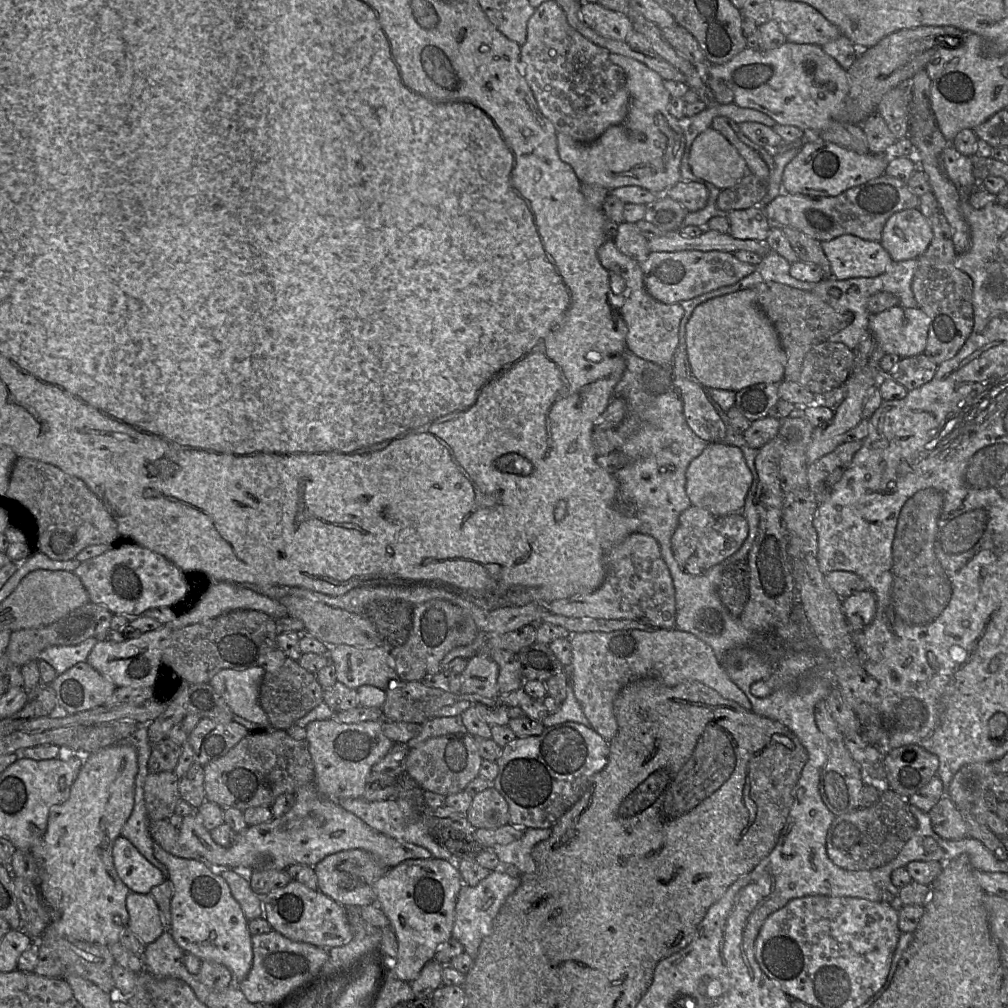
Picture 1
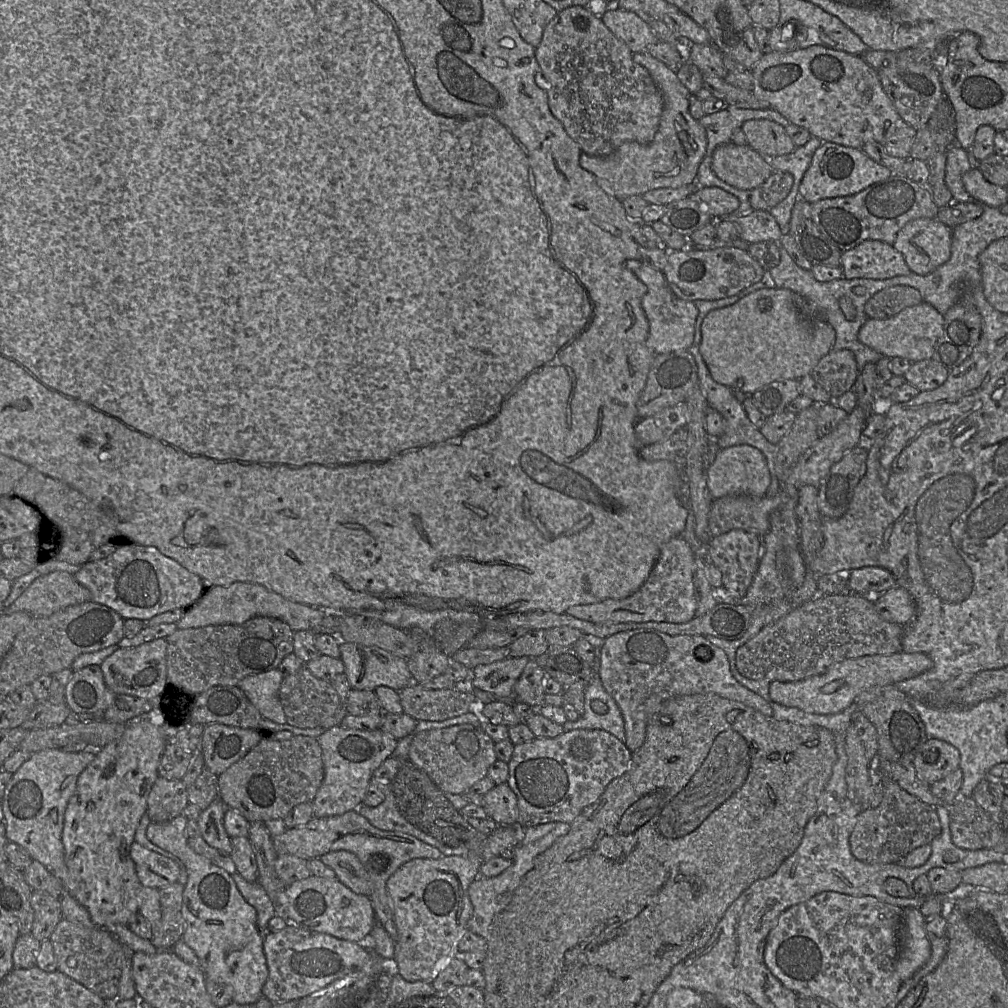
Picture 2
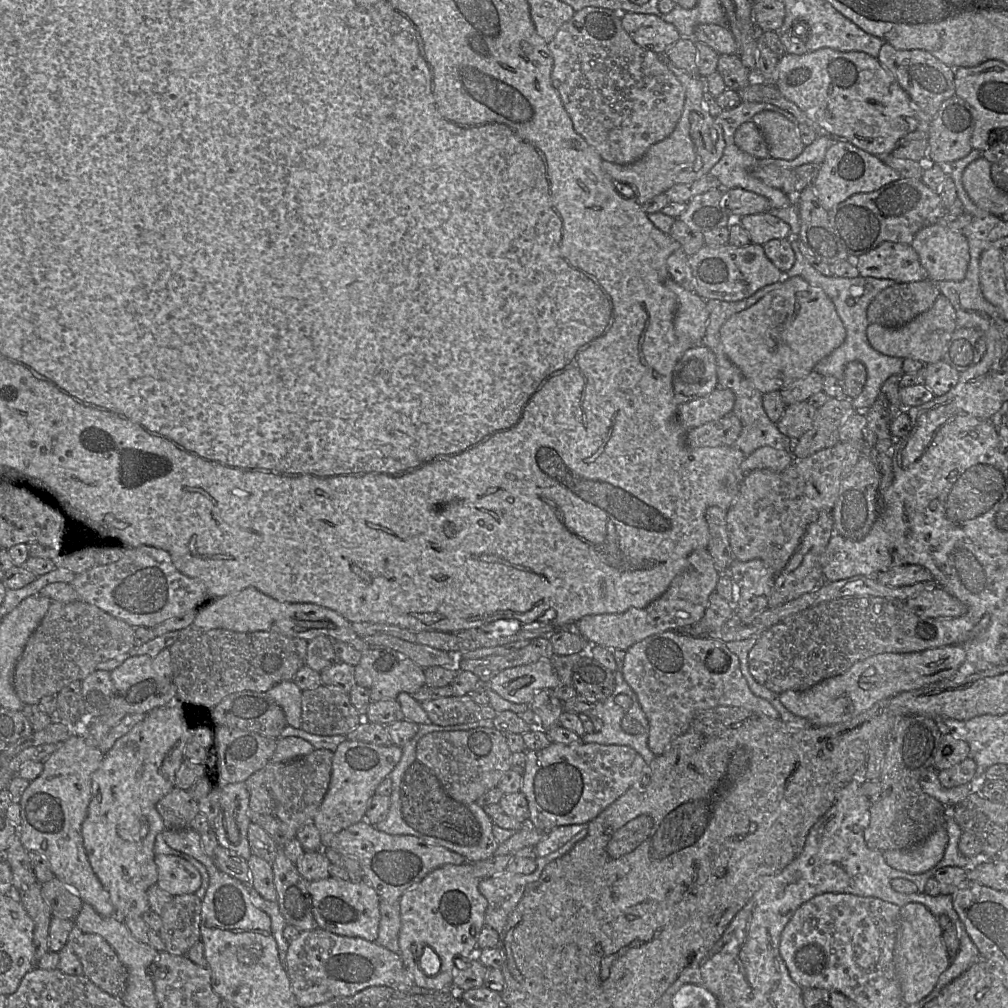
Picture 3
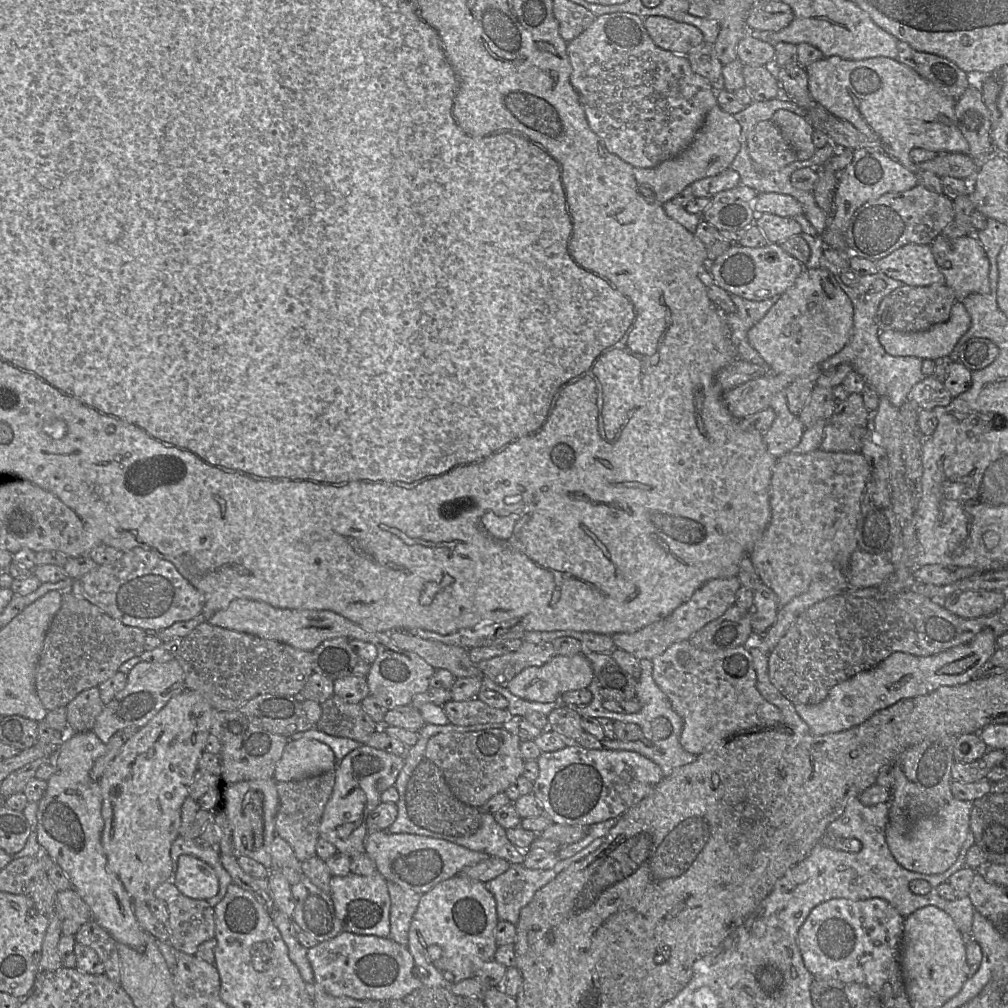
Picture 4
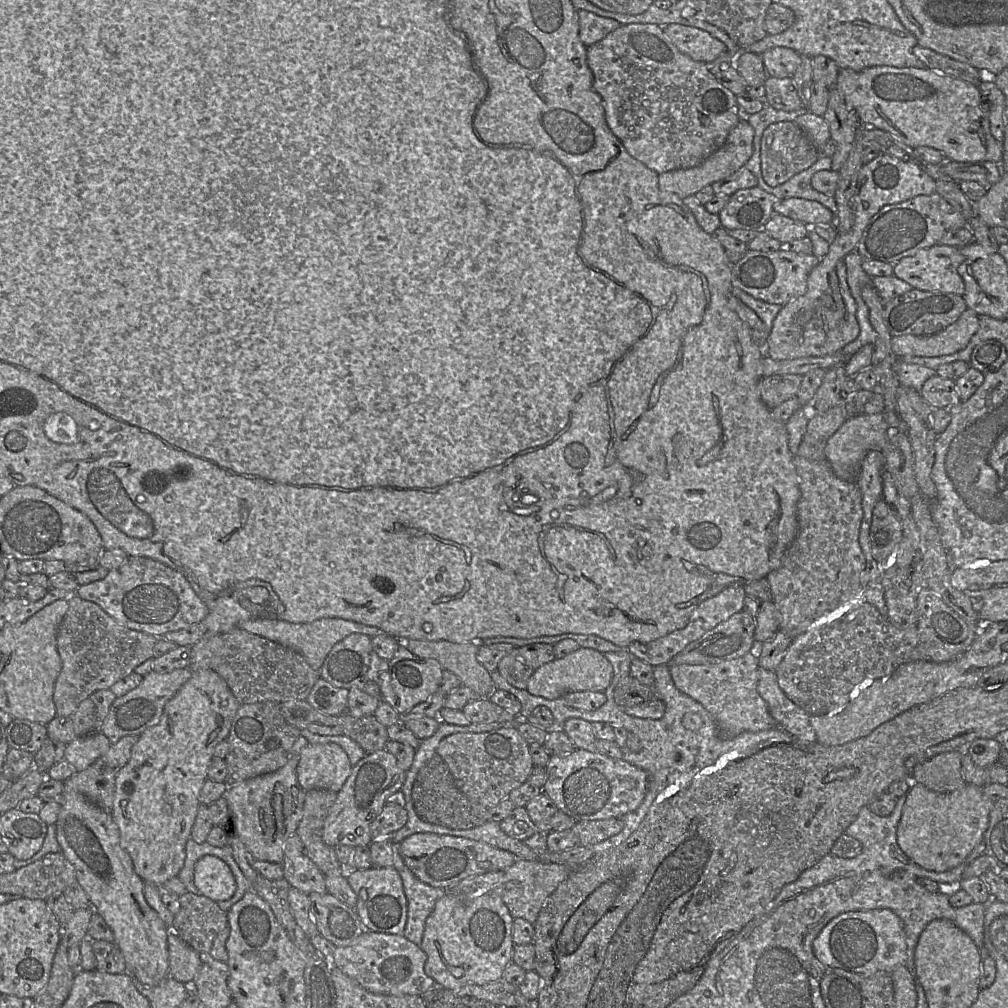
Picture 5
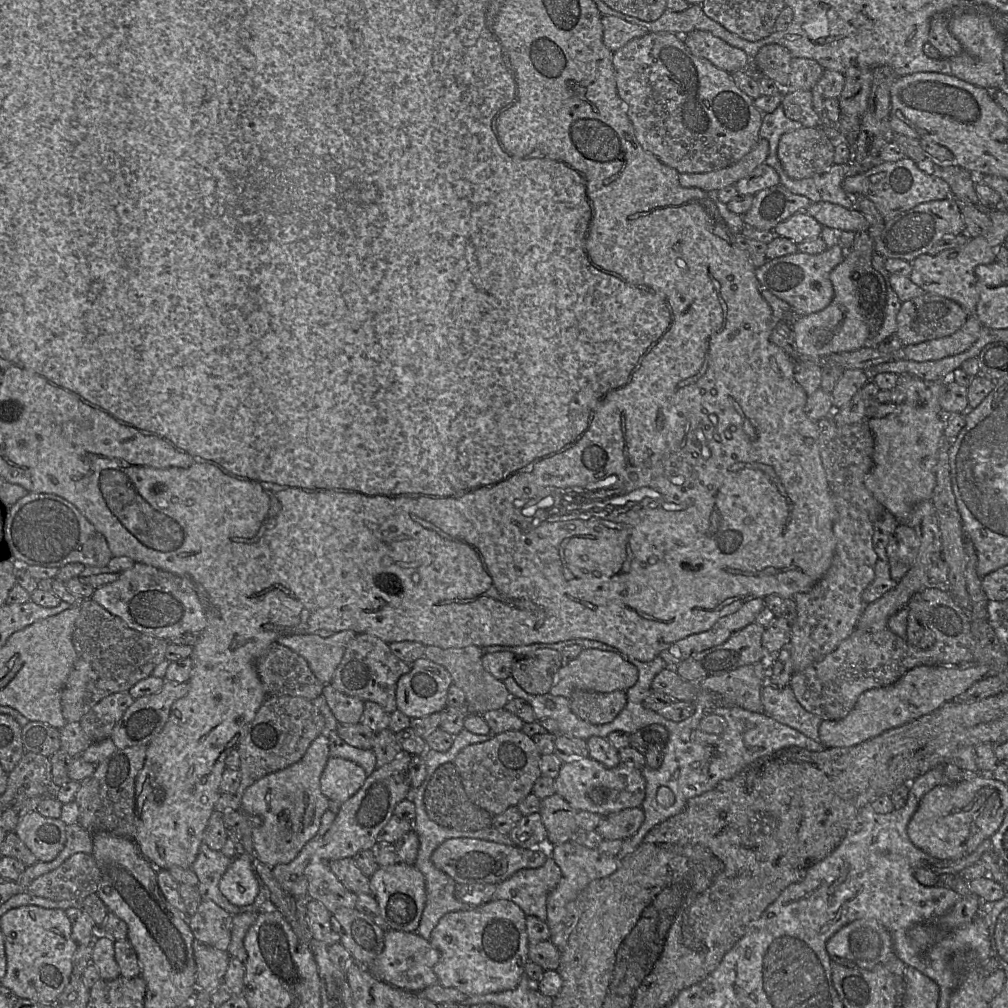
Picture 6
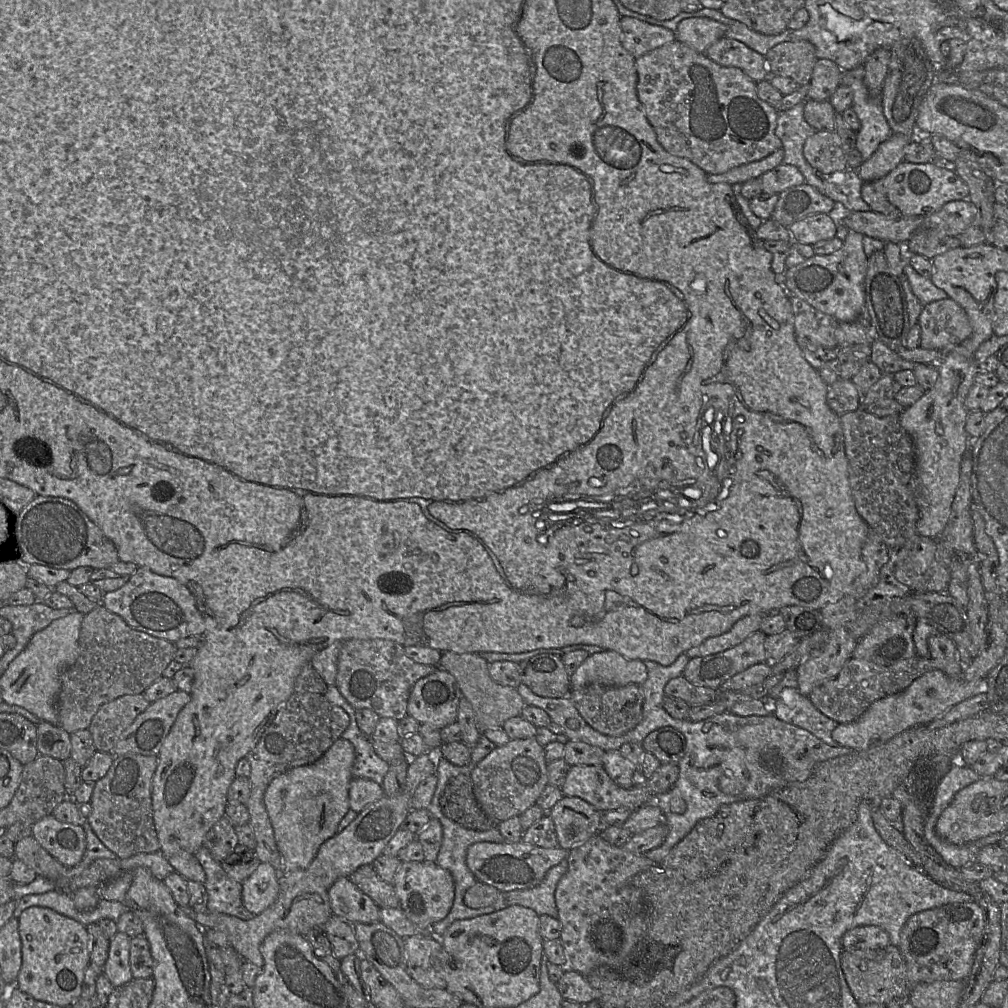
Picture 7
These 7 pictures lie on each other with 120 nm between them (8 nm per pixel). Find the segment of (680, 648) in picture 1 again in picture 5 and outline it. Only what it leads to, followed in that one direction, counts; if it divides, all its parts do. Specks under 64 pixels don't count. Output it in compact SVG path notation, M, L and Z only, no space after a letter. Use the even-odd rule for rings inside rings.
M751 652L739 658L717 664L675 665L670 663L668 667L675 687L682 693L699 702L713 717L719 730L719 737L722 741L731 741L743 732L758 732L776 726L776 722L771 716L767 704L757 692L759 664L757 657Z

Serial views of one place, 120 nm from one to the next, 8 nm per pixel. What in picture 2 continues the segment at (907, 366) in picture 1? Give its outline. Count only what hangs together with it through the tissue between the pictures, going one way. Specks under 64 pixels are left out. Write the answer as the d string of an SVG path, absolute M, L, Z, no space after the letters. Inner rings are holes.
M931 358L913 362L903 377L907 383L923 392L940 387L947 380L949 373L948 368Z

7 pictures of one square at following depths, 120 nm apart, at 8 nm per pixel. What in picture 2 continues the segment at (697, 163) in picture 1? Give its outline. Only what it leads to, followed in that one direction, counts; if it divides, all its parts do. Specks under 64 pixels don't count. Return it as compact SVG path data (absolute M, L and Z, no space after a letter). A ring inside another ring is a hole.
M733 142L714 150L711 168L722 181L749 191L762 185L774 173L768 160L750 146Z

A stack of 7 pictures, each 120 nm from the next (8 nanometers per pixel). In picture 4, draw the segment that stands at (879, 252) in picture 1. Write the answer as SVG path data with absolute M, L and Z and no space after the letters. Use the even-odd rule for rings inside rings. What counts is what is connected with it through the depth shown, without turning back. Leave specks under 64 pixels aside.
M907 244L875 261L879 273L909 286L945 285L930 245Z

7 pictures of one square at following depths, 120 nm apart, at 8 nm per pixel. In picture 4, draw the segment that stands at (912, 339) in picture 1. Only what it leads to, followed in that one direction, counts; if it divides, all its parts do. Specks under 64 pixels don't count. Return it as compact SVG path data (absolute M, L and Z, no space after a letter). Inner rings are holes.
M962 302L953 304L947 321L933 325L927 330L919 332L880 331L879 341L885 351L892 356L912 356L928 360L948 359L959 340L969 330L971 317Z

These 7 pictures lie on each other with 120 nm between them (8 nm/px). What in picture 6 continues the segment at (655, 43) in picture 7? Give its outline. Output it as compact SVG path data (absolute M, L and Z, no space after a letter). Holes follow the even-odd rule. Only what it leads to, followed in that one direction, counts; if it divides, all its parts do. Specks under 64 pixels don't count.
M602 15L601 22L603 43L613 52L625 46L629 41L649 33L646 28L615 16Z

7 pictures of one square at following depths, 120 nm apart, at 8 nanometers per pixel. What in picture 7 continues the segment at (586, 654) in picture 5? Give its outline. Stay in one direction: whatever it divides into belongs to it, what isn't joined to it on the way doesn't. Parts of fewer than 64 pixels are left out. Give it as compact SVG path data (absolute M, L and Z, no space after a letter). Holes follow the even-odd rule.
M605 650L591 654L570 676L572 689L589 684L605 686L641 685L648 676L643 661L628 659L616 651Z

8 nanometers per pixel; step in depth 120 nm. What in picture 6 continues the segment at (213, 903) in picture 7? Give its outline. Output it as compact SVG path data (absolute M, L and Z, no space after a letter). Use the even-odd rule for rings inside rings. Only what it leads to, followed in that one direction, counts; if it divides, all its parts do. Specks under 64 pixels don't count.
M202 842L197 857L190 867L198 877L197 888L202 899L214 902L232 916L247 912L260 912L273 907L268 900L267 889L264 886L261 887L255 901L248 906L238 907L227 900L219 889L219 883L232 861L221 851L212 850Z

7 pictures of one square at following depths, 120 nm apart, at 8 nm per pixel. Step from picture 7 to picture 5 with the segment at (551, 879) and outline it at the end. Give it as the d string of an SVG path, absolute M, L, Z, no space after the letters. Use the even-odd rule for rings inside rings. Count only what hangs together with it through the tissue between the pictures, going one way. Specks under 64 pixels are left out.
M538 859L518 860L504 871L492 892L500 897L513 918L523 918L533 924L547 898L572 870L567 865L545 863Z

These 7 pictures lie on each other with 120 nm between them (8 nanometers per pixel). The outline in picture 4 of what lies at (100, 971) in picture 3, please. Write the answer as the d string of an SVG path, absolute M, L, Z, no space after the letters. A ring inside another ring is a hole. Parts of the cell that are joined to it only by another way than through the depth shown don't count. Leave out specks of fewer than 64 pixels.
M95 919L83 924L74 935L76 943L92 948L104 964L106 975L111 981L121 983L121 963L116 941Z

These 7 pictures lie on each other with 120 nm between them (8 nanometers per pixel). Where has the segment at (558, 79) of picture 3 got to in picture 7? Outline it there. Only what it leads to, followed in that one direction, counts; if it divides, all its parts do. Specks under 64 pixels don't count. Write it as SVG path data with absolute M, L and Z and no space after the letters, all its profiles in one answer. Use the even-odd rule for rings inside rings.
M678 40L636 58L635 63L638 99L658 142L670 154L691 161L707 174L722 174L782 149L775 134L779 112L758 97L756 82L741 69L722 66Z

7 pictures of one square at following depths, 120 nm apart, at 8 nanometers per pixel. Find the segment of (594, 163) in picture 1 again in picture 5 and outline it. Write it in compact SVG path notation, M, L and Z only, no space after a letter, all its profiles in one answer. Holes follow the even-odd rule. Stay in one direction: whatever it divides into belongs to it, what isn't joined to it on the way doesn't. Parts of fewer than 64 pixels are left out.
M742 119L729 133L725 143L699 165L688 169L677 169L658 174L658 185L662 191L676 194L684 199L695 195L706 186L727 178L745 166L753 154L754 129Z

